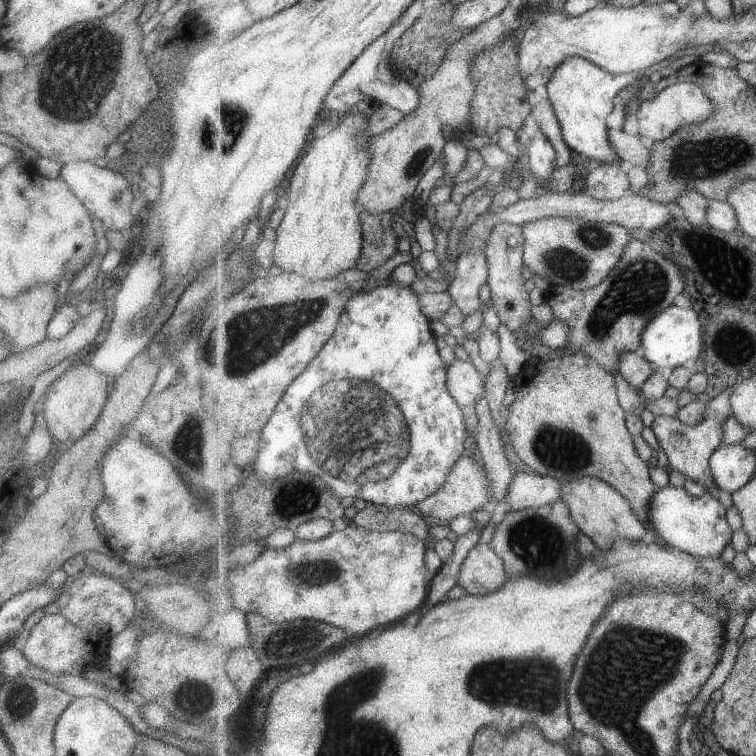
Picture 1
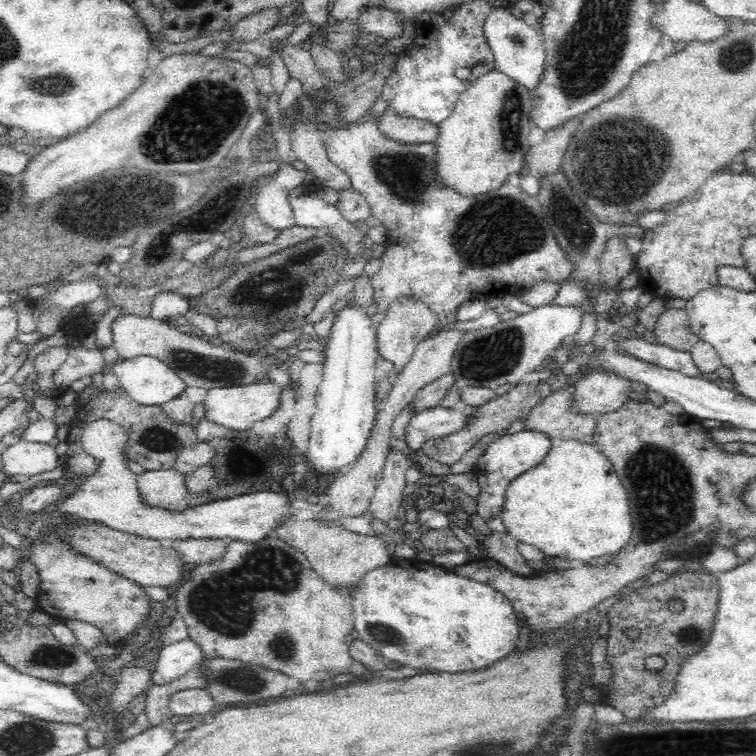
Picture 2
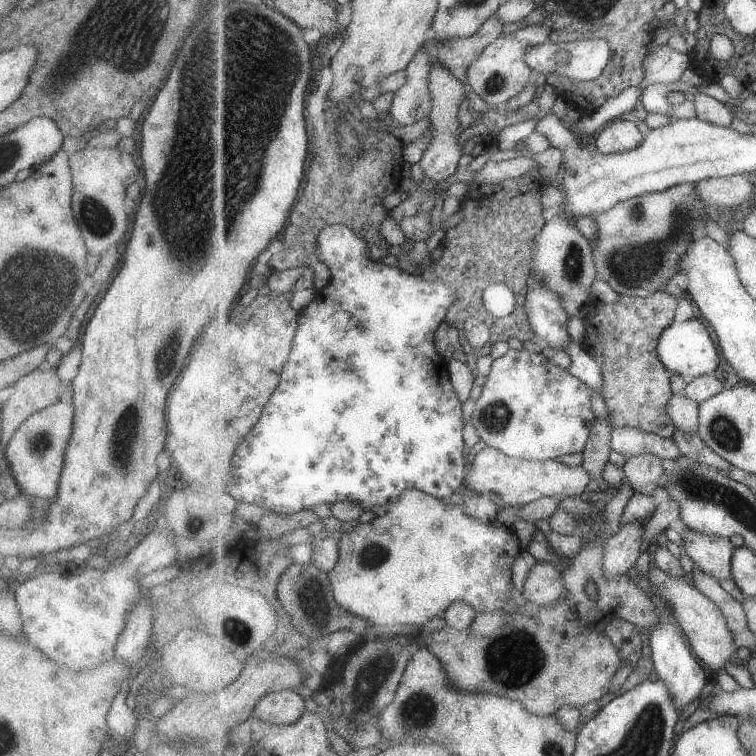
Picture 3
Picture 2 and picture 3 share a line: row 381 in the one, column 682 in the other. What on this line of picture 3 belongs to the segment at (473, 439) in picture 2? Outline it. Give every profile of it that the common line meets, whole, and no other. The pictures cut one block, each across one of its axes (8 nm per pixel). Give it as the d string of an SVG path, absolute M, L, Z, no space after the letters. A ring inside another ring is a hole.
M688 527L680 536L683 536L683 551L698 568L707 574L713 574L733 598L745 604L748 597L739 588L733 574L732 564L736 546L733 546L731 538L719 538L719 536L695 532Z

